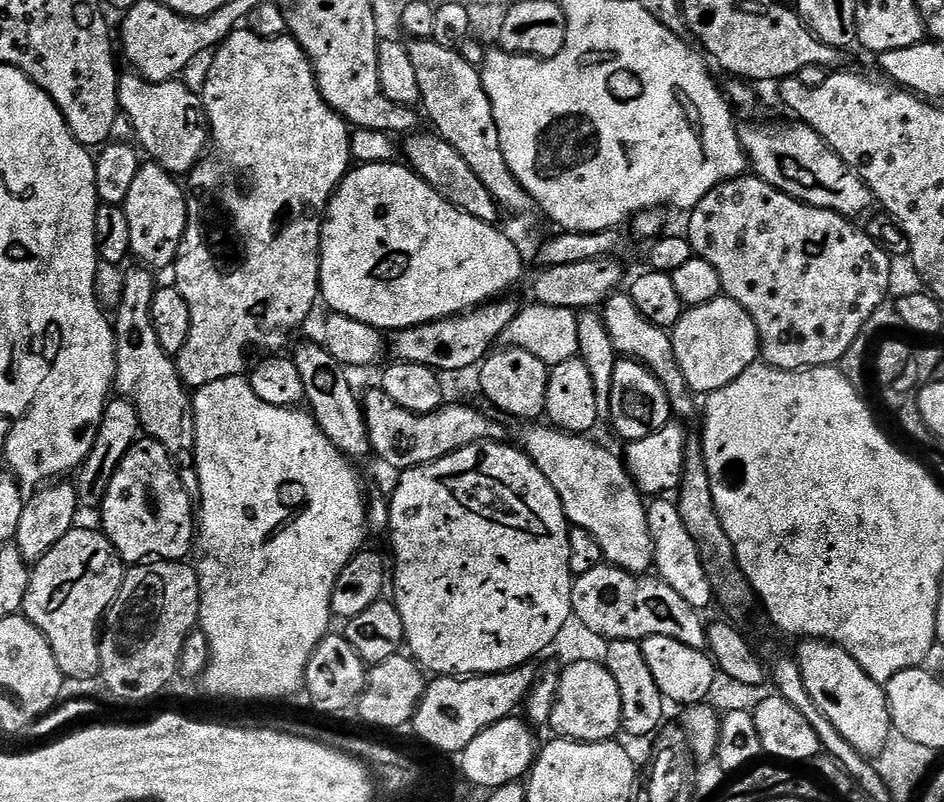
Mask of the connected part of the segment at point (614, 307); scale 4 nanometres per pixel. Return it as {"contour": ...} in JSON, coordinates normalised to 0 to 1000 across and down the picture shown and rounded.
{"contour":[[[657,368],[645,369],[638,380],[638,393],[642,401],[642,411],[646,416],[646,426],[650,426],[650,436],[658,445],[675,449],[677,454],[684,455],[693,466],[693,471],[697,471],[701,486],[707,491],[713,520],[729,526],[736,514],[738,517],[739,499],[737,504],[737,494],[733,490],[732,481],[729,480],[730,465],[726,455],[724,459],[719,446],[716,445],[716,434],[712,430],[711,421],[708,420],[711,419],[709,410],[693,406],[693,401],[685,399],[680,387],[672,382],[668,368]]]}

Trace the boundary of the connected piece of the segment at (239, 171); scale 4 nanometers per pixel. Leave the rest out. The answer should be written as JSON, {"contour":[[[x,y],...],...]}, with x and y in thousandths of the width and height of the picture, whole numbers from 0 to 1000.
{"contour":[[[255,32],[227,61],[222,74],[225,74],[225,81],[221,82],[220,91],[216,95],[214,128],[216,142],[220,146],[222,180],[226,186],[229,183],[229,195],[222,196],[221,193],[213,198],[198,221],[201,243],[199,244],[197,289],[191,303],[184,330],[184,340],[186,339],[184,358],[191,363],[193,372],[197,372],[197,382],[201,382],[201,401],[203,403],[201,416],[197,421],[197,431],[193,431],[193,436],[184,448],[191,475],[200,486],[216,484],[222,476],[231,476],[245,469],[258,469],[264,458],[263,438],[266,434],[281,434],[281,440],[284,441],[296,440],[300,435],[297,433],[308,421],[309,413],[325,401],[335,374],[337,379],[340,373],[339,293],[347,263],[347,252],[350,246],[356,241],[356,233],[369,218],[375,204],[371,156],[341,122],[335,107],[335,94],[331,87],[331,81],[326,77],[326,69],[307,42],[278,47],[272,40]]]}

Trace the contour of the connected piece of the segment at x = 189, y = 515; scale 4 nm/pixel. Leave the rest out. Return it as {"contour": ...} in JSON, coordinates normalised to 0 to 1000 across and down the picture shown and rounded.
{"contour":[[[160,546],[145,547],[136,565],[127,572],[121,596],[112,611],[112,621],[104,642],[110,647],[108,662],[114,675],[123,682],[123,690],[132,701],[157,701],[160,698],[185,698],[195,701],[200,697],[199,687],[206,683],[206,623],[197,616],[191,600],[191,590],[183,579],[176,556]]]}

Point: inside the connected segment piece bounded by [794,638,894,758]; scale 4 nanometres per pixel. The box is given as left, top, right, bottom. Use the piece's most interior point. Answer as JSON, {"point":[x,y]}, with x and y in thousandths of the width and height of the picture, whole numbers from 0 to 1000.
{"point":[908,880]}

